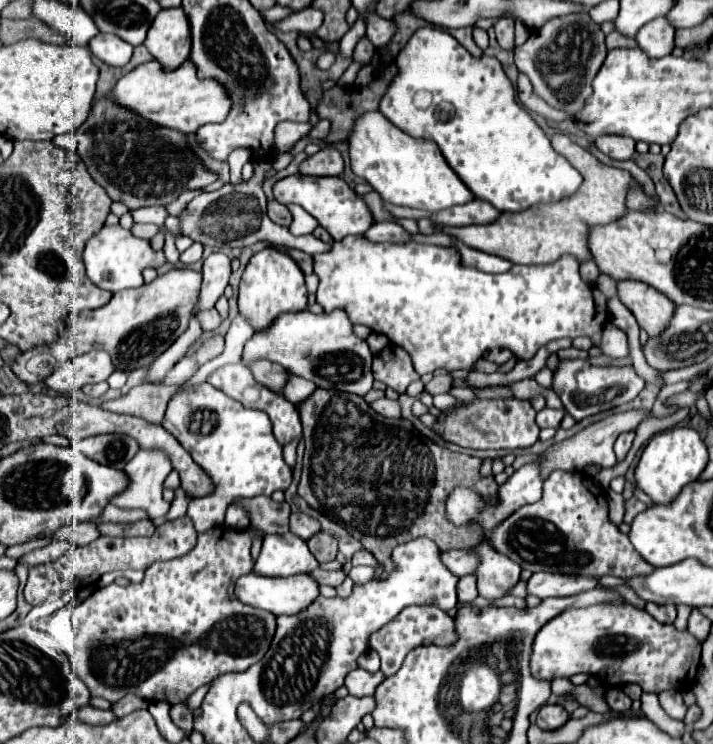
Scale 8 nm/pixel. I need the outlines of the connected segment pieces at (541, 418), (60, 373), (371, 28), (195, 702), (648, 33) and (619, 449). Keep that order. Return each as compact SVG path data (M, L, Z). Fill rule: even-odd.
M544 407L544 409L536 415L536 423L538 423L540 429L544 429L544 427L554 427L554 429L558 429L562 417L564 417L564 411Z
M90 351L60 365L48 379L44 379L44 385L56 393L80 397L84 385L106 381L112 371L114 367L106 351Z
M374 11L366 15L366 37L376 45L376 47L382 47L386 45L392 35L396 33L396 23L390 23L382 17L378 17Z
M210 684L201 686L198 688L188 699L187 706L190 710L194 711L195 709L201 706L201 703L210 688Z
M658 17L638 31L636 41L640 49L648 53L648 57L666 57L674 51L674 33L676 29L670 25L670 21L666 17Z
M628 431L628 433L620 433L618 435L618 439L616 439L616 443L614 443L614 453L616 453L616 459L618 461L622 461L626 455L628 455L628 451L630 451L630 447L632 447L632 441L634 441L634 431Z

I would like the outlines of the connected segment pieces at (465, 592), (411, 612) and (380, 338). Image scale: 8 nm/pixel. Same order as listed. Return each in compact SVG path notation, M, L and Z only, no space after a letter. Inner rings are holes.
M464 575L460 581L458 581L458 601L460 603L470 603L478 597L478 591L476 591L476 575Z
M412 605L412 607L406 607L400 615L396 615L396 619L392 619L392 623L386 623L380 631L376 631L376 635L372 635L372 639L370 639L370 647L380 655L380 659L382 659L380 669L384 671L384 675L390 677L400 669L400 665L410 649L426 645L426 643L428 645L448 645L454 641L456 641L454 619L448 613L444 613L438 607Z
M372 332L366 341L373 354L380 352L386 345L390 344L389 339L385 335L376 332Z

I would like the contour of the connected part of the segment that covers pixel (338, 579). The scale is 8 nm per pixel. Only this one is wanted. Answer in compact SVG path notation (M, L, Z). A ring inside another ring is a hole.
M316 569L312 571L312 575L316 577L316 581L320 585L332 585L332 587L338 587L342 585L342 581L346 579L346 573L340 569L340 571L324 571L324 569Z

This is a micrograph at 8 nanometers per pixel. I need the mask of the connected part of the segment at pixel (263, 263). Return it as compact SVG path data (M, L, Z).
M266 247L250 259L240 281L238 311L252 325L254 333L266 331L278 315L304 311L306 305L308 291L304 285L304 275L286 253L278 253L274 247Z

